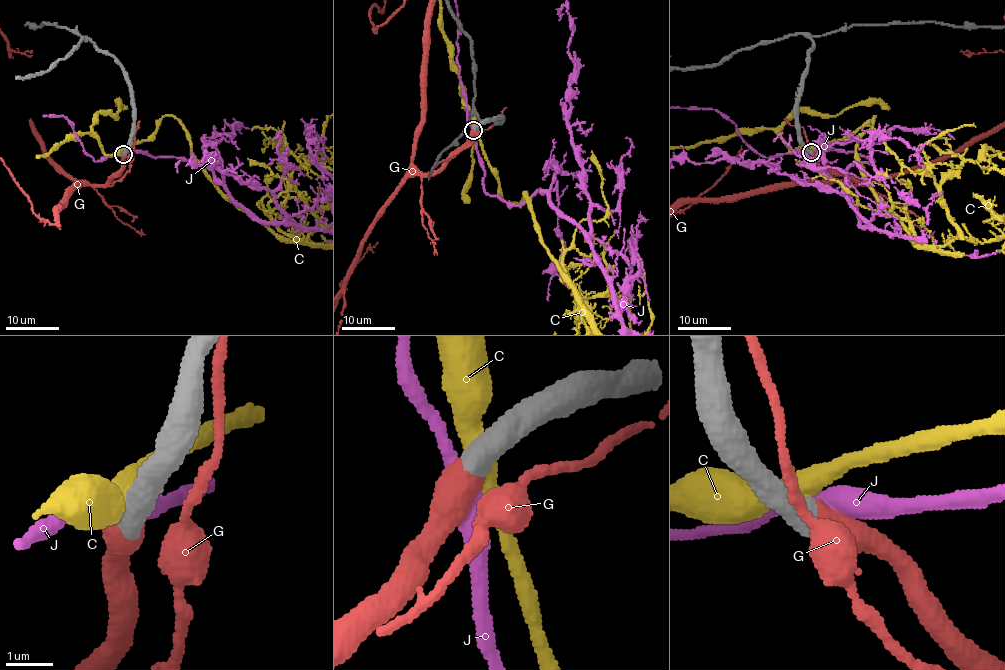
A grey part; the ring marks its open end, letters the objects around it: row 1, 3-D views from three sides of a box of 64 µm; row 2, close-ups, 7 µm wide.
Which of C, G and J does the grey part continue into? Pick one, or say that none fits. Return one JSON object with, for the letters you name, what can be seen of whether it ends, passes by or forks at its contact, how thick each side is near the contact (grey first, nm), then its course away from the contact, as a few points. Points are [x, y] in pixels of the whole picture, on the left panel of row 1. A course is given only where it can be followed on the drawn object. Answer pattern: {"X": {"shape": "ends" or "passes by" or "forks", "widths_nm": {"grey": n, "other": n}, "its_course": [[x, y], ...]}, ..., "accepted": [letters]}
{"G": {"shape": "passes by", "widths_nm": {"grey": 550, "other": 480}}, "accepted": ["G"]}

